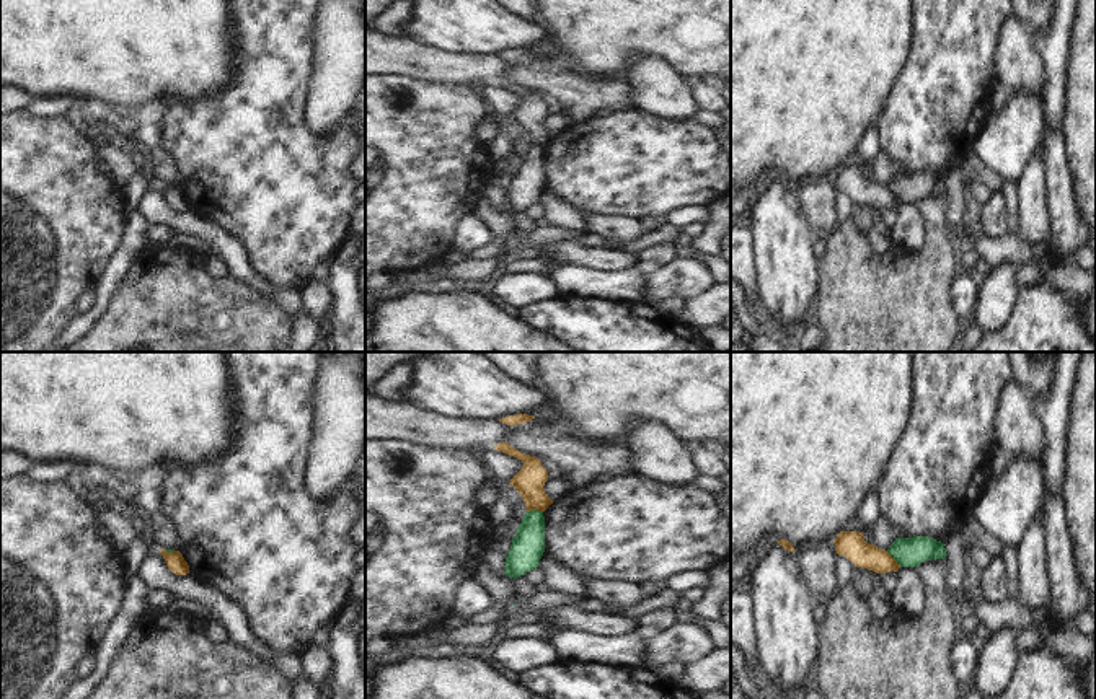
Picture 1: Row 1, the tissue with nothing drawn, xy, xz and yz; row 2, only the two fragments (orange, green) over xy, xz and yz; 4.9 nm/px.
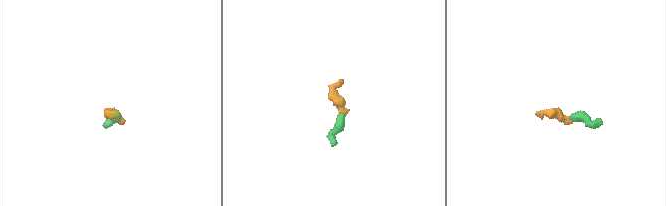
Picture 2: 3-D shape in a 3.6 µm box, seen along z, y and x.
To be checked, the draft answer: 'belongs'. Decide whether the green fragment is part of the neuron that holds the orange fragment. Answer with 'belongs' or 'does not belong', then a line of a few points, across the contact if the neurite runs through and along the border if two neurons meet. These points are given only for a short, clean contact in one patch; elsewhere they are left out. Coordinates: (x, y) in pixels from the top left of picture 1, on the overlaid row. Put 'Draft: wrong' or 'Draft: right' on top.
Draft: wrong
does not belong; line xz (542, 510), (527, 512)

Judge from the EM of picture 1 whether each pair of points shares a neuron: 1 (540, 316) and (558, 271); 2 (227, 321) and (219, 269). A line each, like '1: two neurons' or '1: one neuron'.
1: two neurons
2: two neurons

